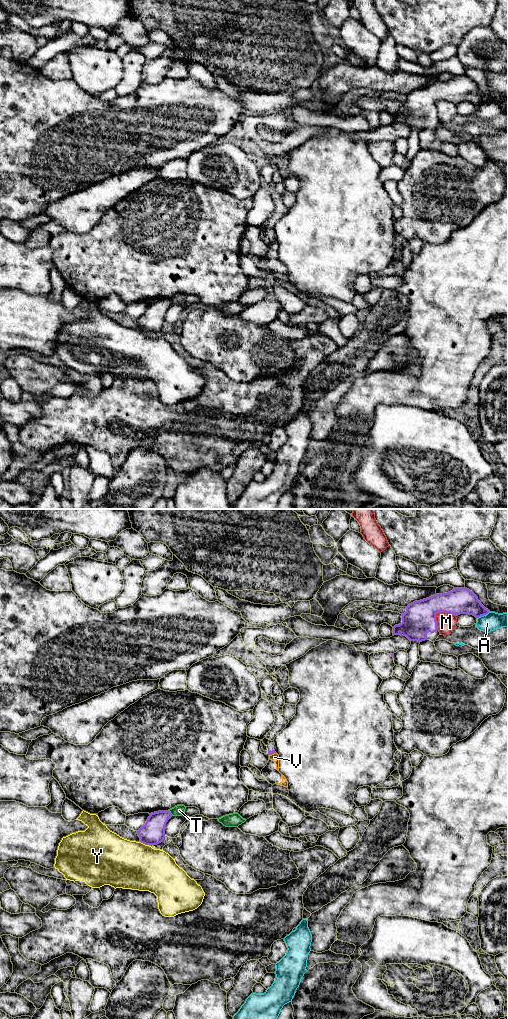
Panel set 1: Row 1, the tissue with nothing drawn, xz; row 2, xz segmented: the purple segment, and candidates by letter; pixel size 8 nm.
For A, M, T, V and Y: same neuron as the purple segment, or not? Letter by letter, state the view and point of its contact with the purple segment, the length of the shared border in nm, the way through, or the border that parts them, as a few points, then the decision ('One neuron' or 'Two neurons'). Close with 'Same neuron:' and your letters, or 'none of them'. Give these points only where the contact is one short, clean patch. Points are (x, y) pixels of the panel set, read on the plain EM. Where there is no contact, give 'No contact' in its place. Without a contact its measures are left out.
A: Touches purple at xz (483, 103). Shared border 120 nm. Two neurons
M: Touches purple at xz (438, 100). Shared border 190 nm. Boundary: xz (455, 103), (449, 100), (438, 100), (436, 102), (437, 117). Two neurons
T: Touches purple at xz (170, 301). Shared border 60 nm. Boundary: xz (168, 298), (172, 303). Two neurons
V: Touches purple at xz (272, 241). Shared border 60 nm. Boundary: xz (275, 240), (269, 243). Two neurons
Y: Touches purple at xz (144, 331). Shared border 80 nm. Two neurons
Same neuron: none of them

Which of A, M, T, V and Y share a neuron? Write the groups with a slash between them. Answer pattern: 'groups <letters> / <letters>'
groups A / M / T / V / Y

